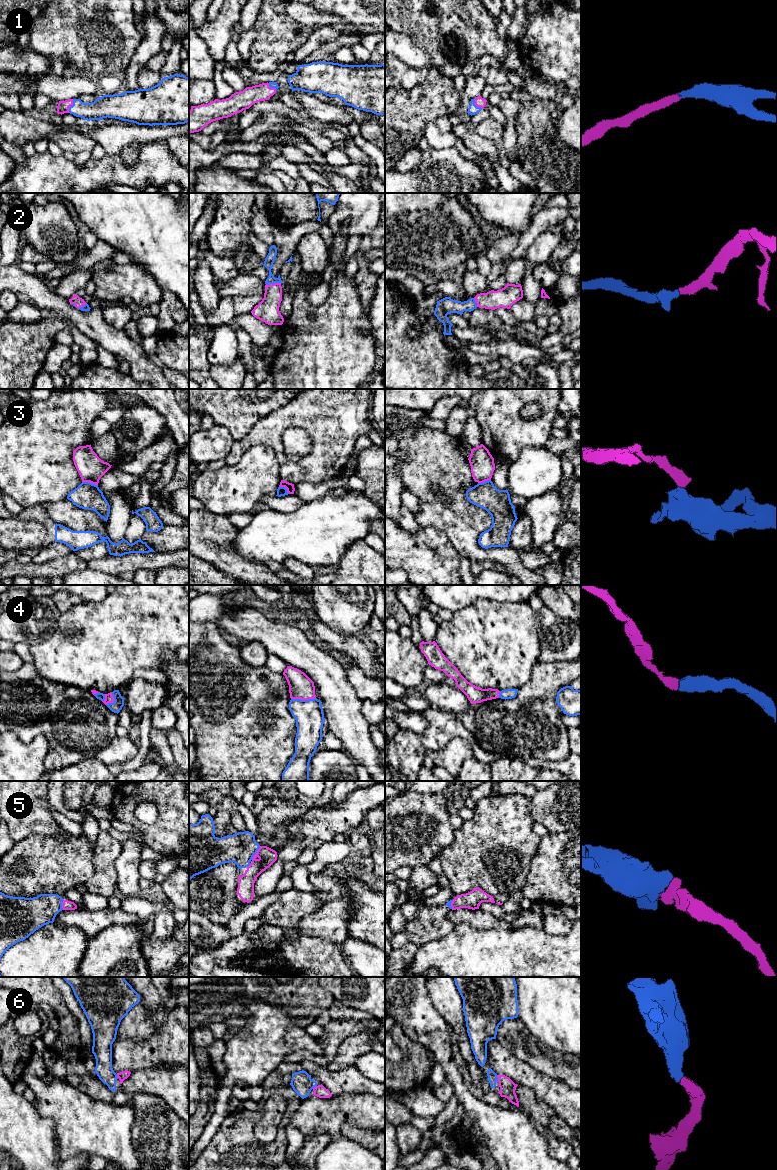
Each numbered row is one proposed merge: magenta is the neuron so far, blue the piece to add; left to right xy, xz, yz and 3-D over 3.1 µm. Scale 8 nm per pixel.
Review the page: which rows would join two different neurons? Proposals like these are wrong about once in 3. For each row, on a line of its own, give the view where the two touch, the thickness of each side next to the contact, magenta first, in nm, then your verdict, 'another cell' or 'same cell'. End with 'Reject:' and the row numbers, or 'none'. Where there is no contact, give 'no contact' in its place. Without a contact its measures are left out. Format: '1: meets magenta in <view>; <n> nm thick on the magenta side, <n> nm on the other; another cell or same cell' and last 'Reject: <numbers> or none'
1: meets magenta in xy; 100 nm thick on the magenta side, 160 nm on the other; same cell
2: meets magenta in xz; 180 nm thick on the magenta side, 80 nm on the other; same cell
3: meets magenta in xy; 220 nm thick on the magenta side, 200 nm on the other; another cell
4: meets magenta in xz; 190 nm thick on the magenta side, 240 nm on the other; same cell
5: meets magenta in xz; 140 nm thick on the magenta side, 240 nm on the other; same cell
6: meets magenta in yz; 130 nm thick on the magenta side, 80 nm on the other; same cell
Reject: 3

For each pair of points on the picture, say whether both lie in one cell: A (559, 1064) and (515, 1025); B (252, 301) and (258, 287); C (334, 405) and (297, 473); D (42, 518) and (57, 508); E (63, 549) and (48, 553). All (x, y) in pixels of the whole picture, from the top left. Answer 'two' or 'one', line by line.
A: one
B: two
C: one
D: two
E: one

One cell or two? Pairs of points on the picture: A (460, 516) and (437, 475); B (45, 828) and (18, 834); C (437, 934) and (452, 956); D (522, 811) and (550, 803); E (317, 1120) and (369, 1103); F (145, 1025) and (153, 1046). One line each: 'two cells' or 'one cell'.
A: one cell
B: one cell
C: two cells
D: two cells
E: one cell
F: two cells

